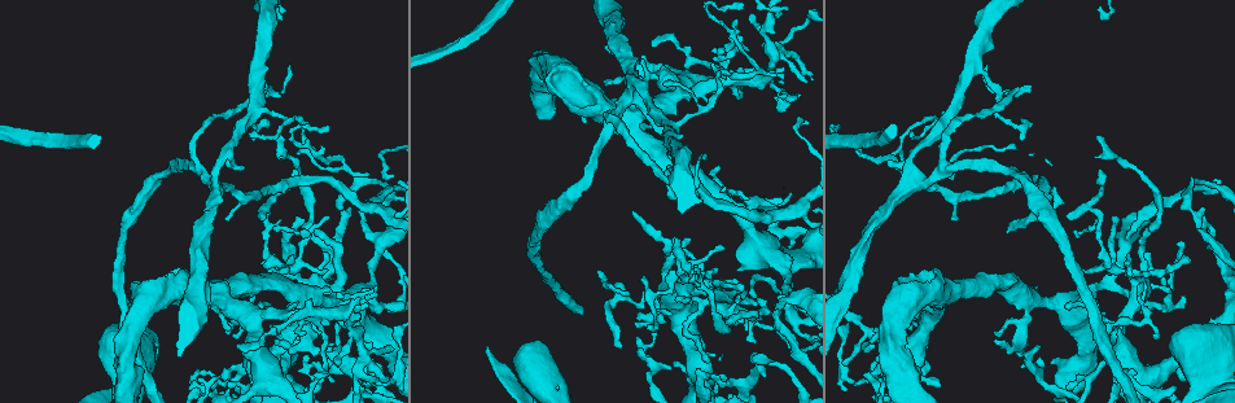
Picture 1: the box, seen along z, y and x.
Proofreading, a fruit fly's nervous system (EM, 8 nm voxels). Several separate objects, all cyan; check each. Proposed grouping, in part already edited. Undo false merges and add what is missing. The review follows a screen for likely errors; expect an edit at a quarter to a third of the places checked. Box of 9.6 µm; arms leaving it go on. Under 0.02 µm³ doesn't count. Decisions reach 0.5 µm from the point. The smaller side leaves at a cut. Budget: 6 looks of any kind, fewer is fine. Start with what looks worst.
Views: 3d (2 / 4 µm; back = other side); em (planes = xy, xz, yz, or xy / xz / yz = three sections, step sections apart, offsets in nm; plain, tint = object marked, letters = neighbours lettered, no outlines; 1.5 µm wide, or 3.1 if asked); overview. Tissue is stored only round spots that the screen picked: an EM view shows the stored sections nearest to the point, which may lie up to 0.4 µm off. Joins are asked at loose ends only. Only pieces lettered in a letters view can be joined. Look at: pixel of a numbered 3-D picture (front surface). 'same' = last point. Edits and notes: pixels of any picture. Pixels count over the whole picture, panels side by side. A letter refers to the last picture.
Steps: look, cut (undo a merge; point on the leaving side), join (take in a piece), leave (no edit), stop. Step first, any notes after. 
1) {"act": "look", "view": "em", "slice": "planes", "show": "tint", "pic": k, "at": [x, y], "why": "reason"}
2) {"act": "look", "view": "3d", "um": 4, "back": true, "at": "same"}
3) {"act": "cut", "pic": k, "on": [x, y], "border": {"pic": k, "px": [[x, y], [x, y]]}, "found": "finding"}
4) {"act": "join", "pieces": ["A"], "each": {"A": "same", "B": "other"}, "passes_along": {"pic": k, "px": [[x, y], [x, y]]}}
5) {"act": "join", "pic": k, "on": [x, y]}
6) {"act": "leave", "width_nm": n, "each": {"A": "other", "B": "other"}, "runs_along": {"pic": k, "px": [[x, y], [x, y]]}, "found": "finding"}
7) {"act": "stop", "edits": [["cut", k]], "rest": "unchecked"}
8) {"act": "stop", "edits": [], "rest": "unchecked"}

{"act": "look", "view": "3d", "um": 4, "pic": 1, "at": [787, 303], "why": "branch point"}

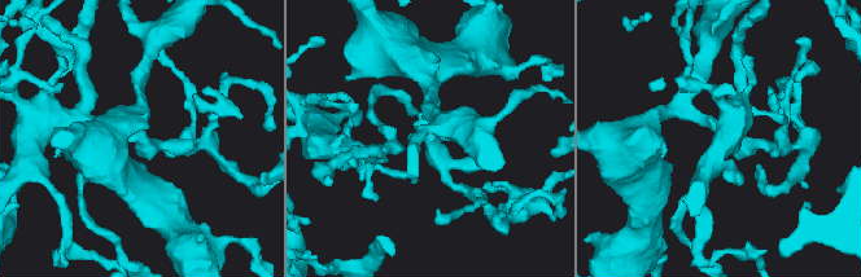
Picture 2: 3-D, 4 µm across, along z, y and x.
{"act": "look", "view": "em", "slice": "planes", "show": "letters", "pic": 2, "at": [714, 128], "arms": 4}

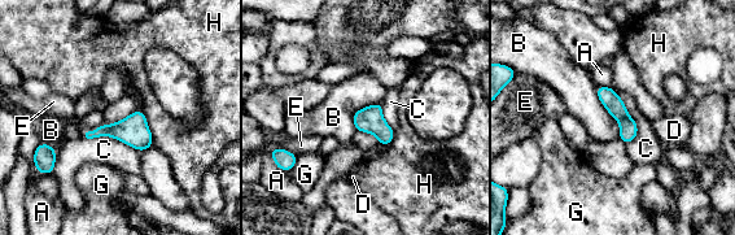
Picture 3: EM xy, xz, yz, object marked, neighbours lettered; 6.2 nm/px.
{"act": "leave", "each": {"A": "other", "B": "other", "C": "other", "D": "other", "E": "other", "G": "other", "H": "other"}, "border": {"pic": 3, "px": [[595, 86], [618, 136]]}, "found": "continuous, no second neuron"}

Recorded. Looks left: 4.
{"act": "look", "view": "em", "slice": "planes", "show": "letters", "pic": 1, "at": [227, 160], "why": "tapers out"}

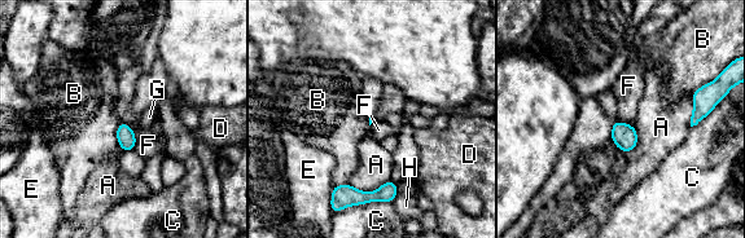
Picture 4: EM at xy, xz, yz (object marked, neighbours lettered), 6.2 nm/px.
{"act": "leave", "each": {"A": "other", "B": "other", "C": "other", "D": "other", "E": "other", "F": "other", "G": "other", "H": "other"}, "border": {"pic": 4, "px": [[121, 120], [131, 128], [135, 149]]}, "found": "none of them fits"}

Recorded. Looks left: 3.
{"act": "look", "view": "em", "slice": "planes", "show": "tint", "pic": 1, "at": [1205, 391], "why": "sharp bend"}

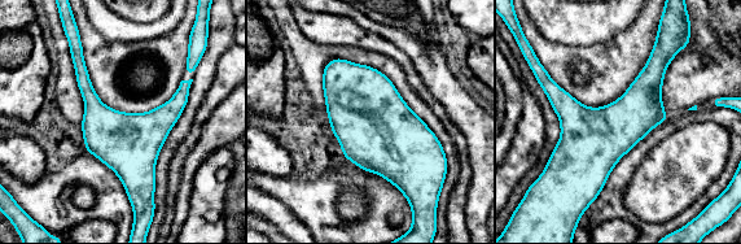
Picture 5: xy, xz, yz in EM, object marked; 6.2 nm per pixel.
{"act": "look", "view": "em", "slice": "planes", "show": "letters", "at": "same"}

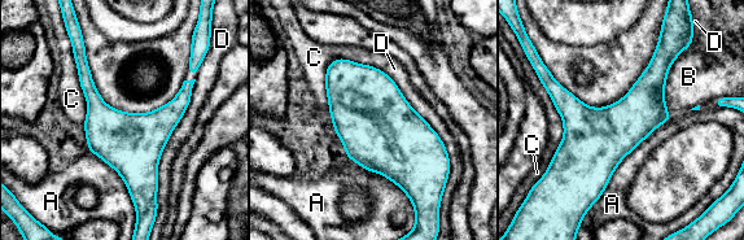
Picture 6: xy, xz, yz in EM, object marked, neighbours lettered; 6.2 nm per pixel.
{"act": "leave", "each": {"A": "other", "B": "other", "C": "other", "D": "other"}, "border": {"pic": 6, "px": [[673, 118], [620, 162], [580, 222]]}, "found": "continuous, no second neuron"}

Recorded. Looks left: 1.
{"act": "stop", "edits": [], "rest": "unchecked"}

